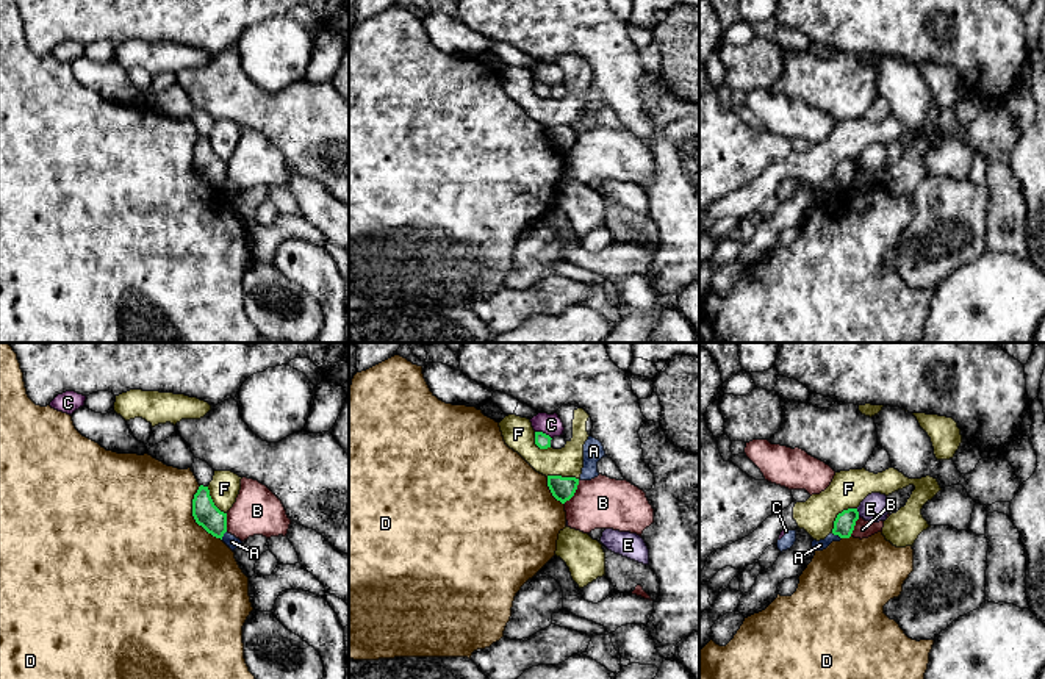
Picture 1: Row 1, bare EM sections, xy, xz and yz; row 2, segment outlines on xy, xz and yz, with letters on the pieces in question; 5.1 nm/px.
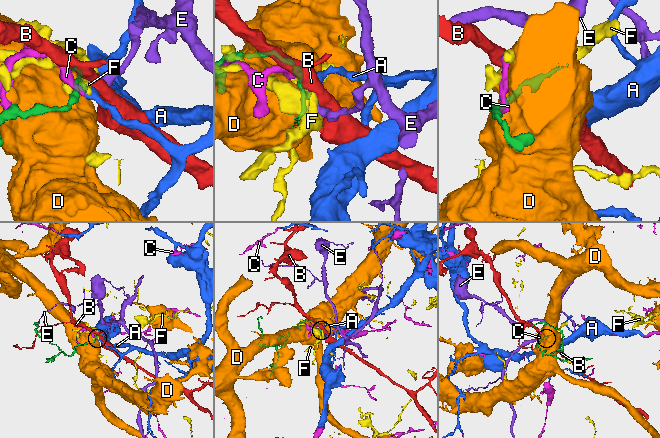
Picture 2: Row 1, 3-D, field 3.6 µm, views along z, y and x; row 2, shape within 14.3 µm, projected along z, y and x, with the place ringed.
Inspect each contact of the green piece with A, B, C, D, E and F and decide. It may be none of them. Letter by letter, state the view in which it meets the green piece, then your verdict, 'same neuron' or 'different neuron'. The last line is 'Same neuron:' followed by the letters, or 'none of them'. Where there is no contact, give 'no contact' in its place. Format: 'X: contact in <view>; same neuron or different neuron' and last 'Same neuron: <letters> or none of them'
A: contact in yz; different neuron
B: contact in xz; different neuron
C: contact in xz; different neuron
D: contact in xy; different neuron
E: contact in yz; different neuron
F: contact in yz; different neuron
Same neuron: none of them

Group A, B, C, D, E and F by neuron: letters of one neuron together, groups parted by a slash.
A C / B / D / E / F

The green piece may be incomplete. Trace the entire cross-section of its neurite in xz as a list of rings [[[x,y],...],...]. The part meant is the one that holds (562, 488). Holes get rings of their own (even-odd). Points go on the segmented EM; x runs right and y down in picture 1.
[[[548,476],[548,487],[551,493],[562,504],[574,496],[577,485],[579,479],[576,477]]]

